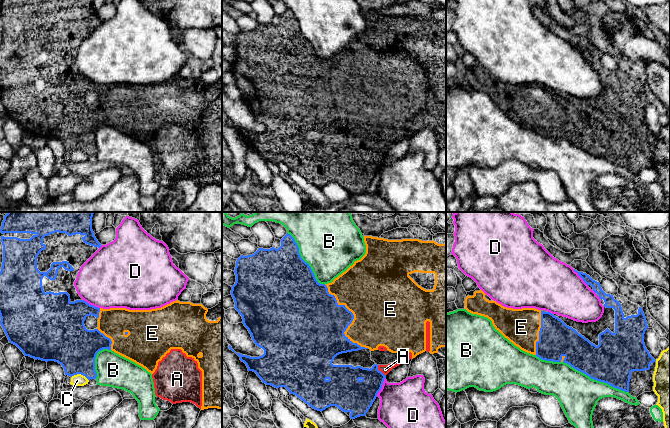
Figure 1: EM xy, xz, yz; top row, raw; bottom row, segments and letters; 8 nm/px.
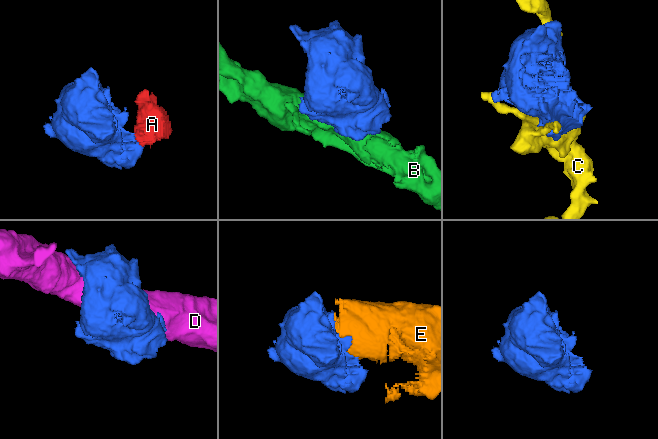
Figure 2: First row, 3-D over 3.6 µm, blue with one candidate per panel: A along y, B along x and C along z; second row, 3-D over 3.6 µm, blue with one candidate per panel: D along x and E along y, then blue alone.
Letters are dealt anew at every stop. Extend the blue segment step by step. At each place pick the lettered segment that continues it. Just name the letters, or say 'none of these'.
A, E

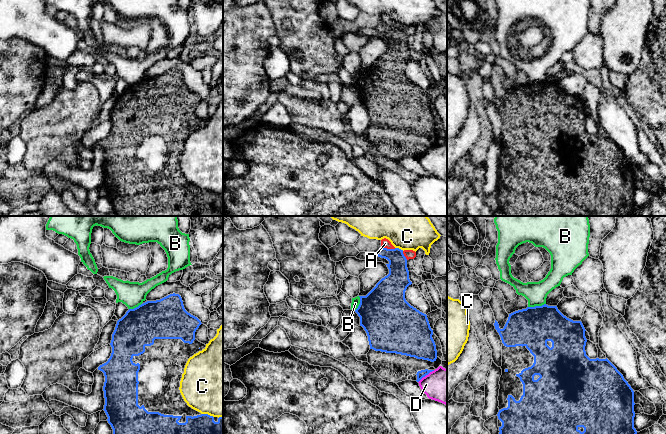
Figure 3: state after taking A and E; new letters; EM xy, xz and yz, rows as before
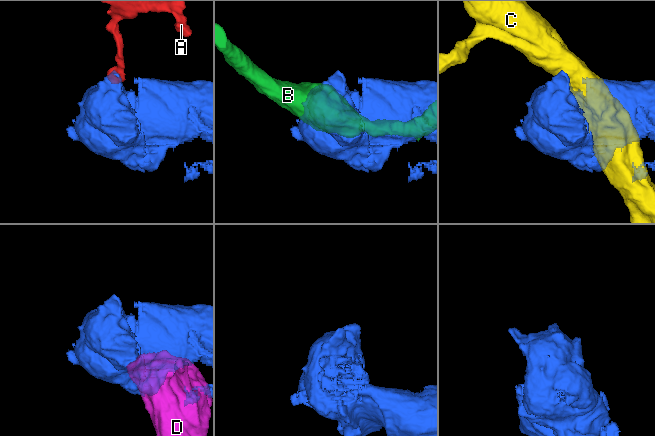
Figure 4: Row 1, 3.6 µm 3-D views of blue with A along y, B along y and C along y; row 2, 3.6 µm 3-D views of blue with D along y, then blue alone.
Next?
none of these

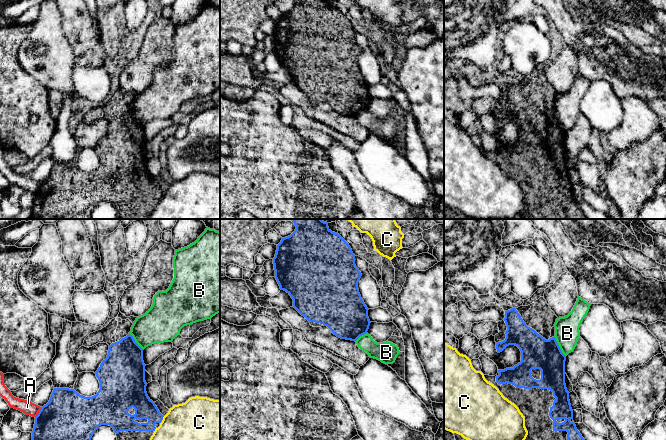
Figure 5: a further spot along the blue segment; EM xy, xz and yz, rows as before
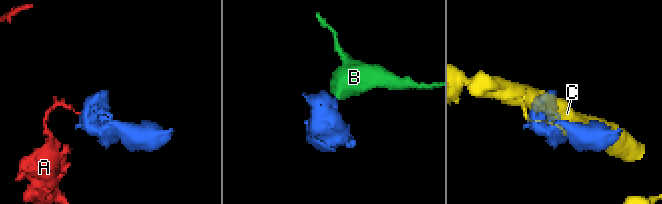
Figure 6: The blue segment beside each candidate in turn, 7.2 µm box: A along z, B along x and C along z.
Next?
none of these

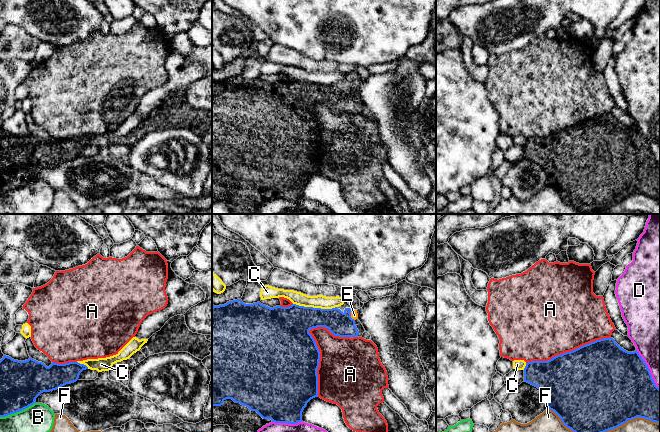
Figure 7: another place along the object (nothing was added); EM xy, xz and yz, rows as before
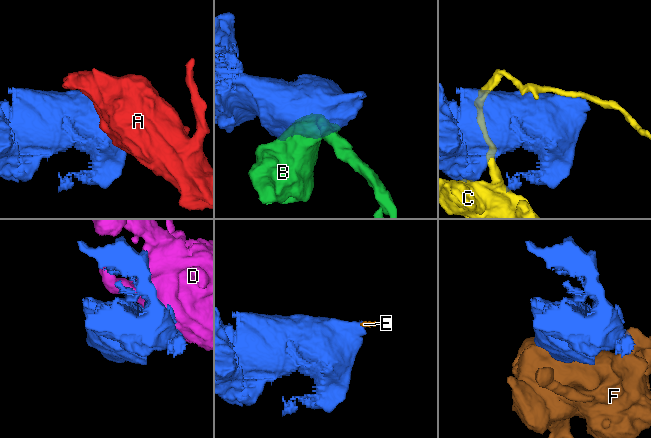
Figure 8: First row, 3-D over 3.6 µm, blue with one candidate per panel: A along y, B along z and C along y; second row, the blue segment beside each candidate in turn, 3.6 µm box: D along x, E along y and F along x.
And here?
E

